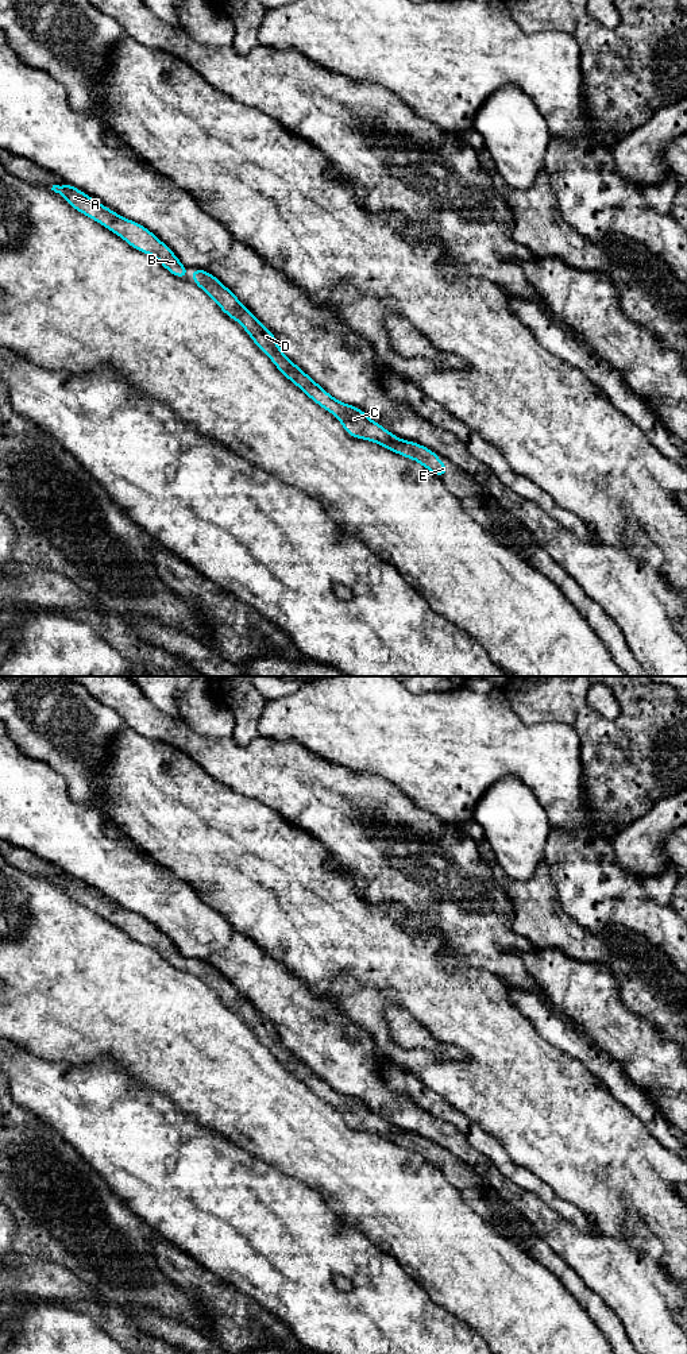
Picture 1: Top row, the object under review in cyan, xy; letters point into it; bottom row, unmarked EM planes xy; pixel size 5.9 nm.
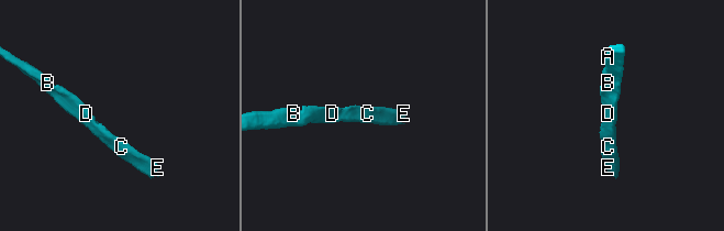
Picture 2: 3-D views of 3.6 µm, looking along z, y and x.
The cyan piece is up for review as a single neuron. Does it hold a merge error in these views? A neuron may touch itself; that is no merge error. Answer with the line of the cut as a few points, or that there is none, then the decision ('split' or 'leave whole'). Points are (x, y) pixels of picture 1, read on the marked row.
no cut; leave whole

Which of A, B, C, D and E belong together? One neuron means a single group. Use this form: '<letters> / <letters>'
A B C D E

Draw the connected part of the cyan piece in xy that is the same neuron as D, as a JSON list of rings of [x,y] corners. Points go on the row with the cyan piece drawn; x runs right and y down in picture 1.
[[[193,267],[193,283],[202,289],[232,320],[238,321],[258,348],[265,352],[274,366],[298,386],[312,401],[331,412],[344,431],[355,439],[368,440],[422,464],[428,471],[443,478],[449,466],[440,462],[432,450],[397,437],[381,424],[373,421],[362,409],[340,402],[293,363],[278,346],[274,333],[252,315],[239,298],[211,273]]]

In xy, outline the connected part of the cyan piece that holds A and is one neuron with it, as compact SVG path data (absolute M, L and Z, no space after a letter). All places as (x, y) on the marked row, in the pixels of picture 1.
M67 182L62 186L53 185L51 190L62 196L72 208L120 236L132 248L157 258L167 271L185 279L188 267L146 227L117 215Z

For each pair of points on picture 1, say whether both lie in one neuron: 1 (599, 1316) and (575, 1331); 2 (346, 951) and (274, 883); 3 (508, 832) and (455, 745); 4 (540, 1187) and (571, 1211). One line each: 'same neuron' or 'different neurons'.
1: different neurons
2: same neuron
3: different neurons
4: same neuron

